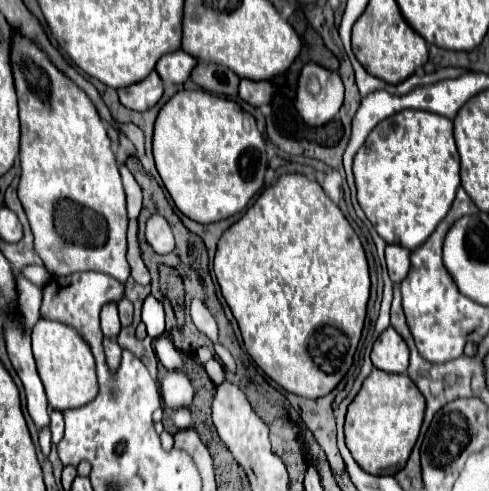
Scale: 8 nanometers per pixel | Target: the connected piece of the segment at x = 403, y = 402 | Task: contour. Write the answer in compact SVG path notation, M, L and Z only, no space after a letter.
M372 368L360 392L350 402L344 422L344 436L356 464L368 474L396 474L406 466L406 460L416 444L424 418L424 396L406 374L386 374Z

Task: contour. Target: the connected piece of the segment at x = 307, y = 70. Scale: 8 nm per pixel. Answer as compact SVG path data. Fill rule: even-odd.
M314 62L306 64L300 70L298 76L298 88L296 88L296 110L302 116L302 120L310 126L324 126L326 122L330 122L340 106L342 106L342 96L344 96L344 86L342 80L338 76L338 72L326 70ZM308 76L318 76L320 80L320 94L312 96L306 92L306 80Z

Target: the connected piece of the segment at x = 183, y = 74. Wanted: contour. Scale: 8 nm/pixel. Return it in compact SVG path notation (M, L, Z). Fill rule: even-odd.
M174 50L174 52L164 54L156 62L156 72L162 80L174 80L174 84L184 84L194 64L196 64L196 58L192 58L184 50Z

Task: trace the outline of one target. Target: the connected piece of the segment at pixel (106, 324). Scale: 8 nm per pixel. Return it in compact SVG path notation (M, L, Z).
M106 304L102 310L102 332L106 338L116 338L120 334L120 320L118 320L118 310L116 304Z

